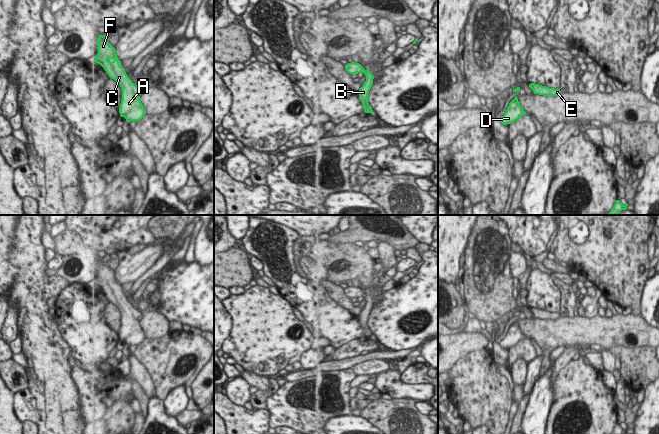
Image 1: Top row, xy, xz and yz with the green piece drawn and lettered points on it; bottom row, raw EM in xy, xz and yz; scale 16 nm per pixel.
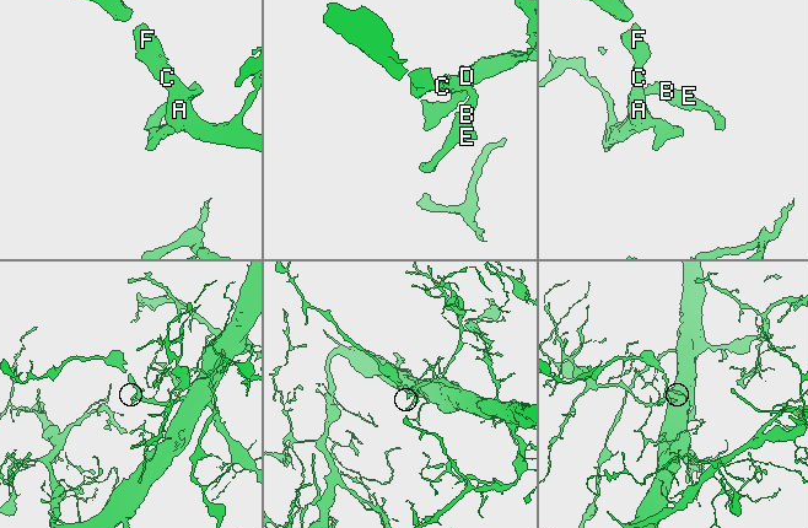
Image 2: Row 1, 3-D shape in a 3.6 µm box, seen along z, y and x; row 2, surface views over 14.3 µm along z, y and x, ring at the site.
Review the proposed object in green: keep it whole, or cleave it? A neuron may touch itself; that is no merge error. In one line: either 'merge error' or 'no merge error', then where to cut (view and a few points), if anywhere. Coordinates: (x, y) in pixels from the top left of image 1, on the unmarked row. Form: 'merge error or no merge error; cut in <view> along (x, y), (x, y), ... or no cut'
no merge error; no cut

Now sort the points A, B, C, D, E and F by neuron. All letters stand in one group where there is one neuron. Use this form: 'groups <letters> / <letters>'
groups A B C D E F

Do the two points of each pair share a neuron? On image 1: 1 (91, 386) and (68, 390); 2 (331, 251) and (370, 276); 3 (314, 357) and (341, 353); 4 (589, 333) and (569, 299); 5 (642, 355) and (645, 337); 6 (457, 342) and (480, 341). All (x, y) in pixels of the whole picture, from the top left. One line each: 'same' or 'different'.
1: different
2: same
3: different
4: different
5: different
6: same

